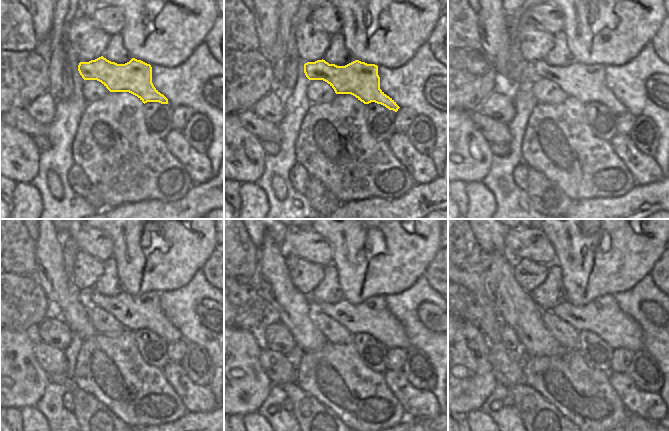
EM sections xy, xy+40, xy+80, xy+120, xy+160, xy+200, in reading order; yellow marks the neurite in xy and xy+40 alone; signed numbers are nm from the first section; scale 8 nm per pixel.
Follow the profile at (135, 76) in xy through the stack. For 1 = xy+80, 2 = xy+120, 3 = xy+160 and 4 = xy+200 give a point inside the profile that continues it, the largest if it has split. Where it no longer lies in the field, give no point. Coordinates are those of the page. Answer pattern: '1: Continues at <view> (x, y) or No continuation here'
1: Continues at xy+80 (586, 82)
2: Continues at xy+120 (134, 313)
3: Continues at xy+160 (372, 316)
4: Continues at xy+200 (603, 316)

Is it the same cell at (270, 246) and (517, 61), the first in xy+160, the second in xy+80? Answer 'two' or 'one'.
two

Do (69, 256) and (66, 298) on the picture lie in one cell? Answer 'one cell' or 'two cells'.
two cells

